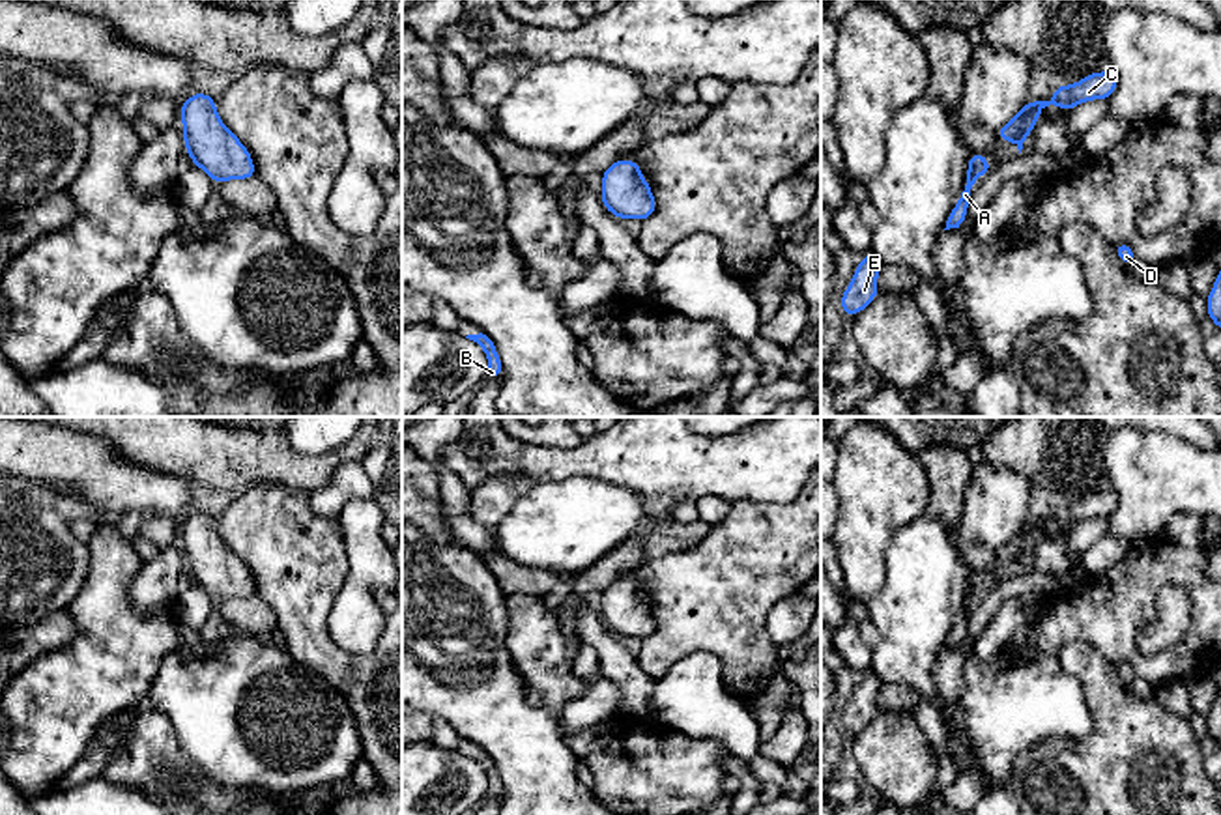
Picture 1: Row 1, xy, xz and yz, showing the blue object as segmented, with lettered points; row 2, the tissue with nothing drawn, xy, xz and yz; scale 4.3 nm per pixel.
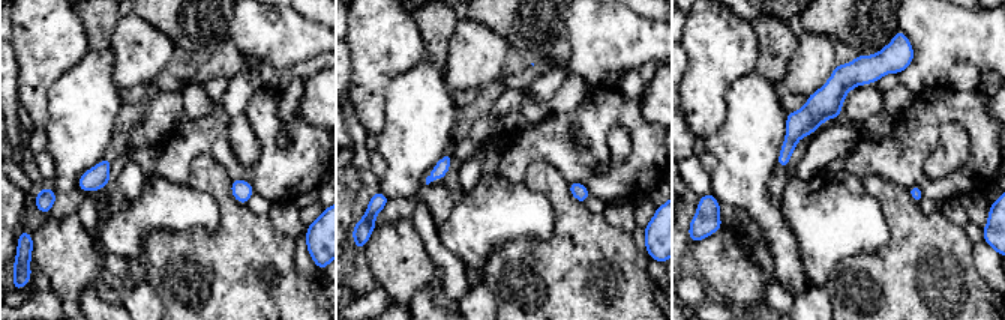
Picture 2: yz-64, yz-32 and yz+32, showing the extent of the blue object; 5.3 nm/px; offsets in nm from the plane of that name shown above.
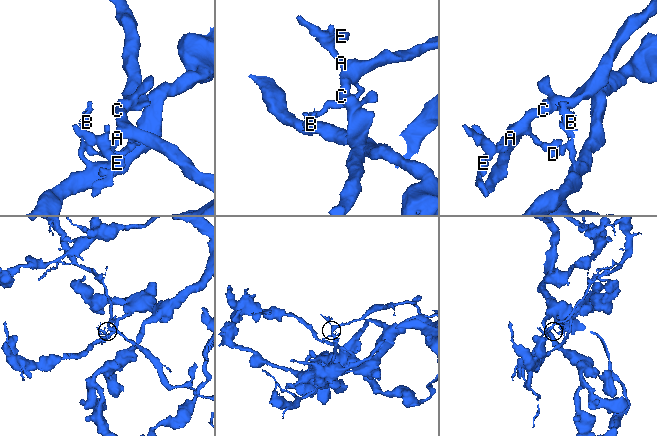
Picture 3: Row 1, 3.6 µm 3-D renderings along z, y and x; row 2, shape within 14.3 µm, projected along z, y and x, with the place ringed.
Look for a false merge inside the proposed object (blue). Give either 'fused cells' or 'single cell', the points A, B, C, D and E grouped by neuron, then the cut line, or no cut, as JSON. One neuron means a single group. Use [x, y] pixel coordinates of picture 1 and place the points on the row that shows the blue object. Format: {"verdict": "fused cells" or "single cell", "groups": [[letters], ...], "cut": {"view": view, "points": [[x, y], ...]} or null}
{"verdict": "single cell", "groups": [["A", "B", "C", "D", "E"]], "cut": null}

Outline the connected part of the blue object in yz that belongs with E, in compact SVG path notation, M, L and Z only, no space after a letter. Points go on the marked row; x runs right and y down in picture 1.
M873 252L864 254L840 299L845 318L862 312L879 295L877 279L883 265Z

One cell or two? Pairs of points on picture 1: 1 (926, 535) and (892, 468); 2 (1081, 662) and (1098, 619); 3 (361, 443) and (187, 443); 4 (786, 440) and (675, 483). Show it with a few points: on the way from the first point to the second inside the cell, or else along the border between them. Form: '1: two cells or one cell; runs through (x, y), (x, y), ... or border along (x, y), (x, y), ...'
1: two cells; border along (924, 513), (902, 526), (885, 548)
2: two cells; border along (1055, 655), (1066, 643), (1083, 642), (1113, 664)
3: one cell; runs through (318, 466), (283, 466), (268, 458), (230, 458)
4: one cell; runs through (758, 460), (743, 460), (737, 466), (703, 466)

